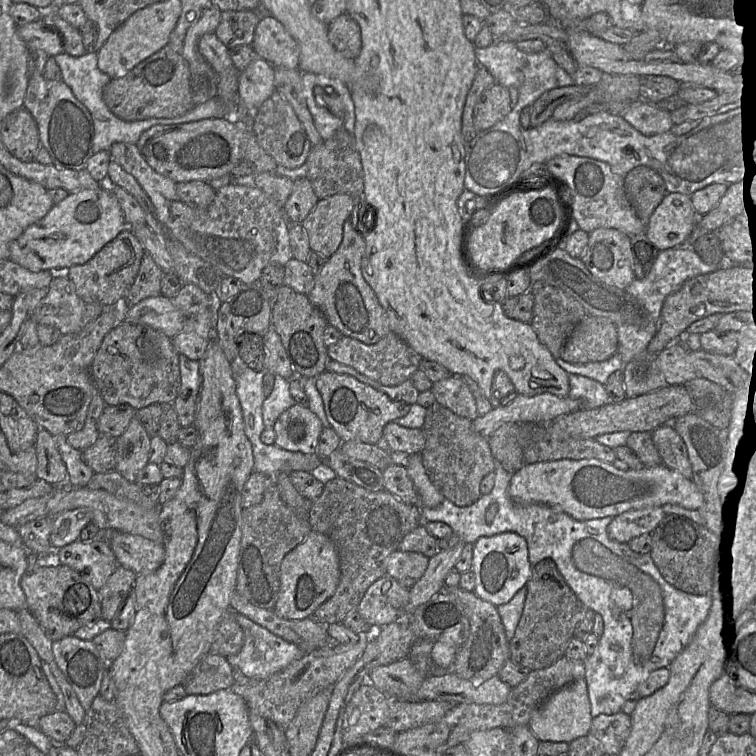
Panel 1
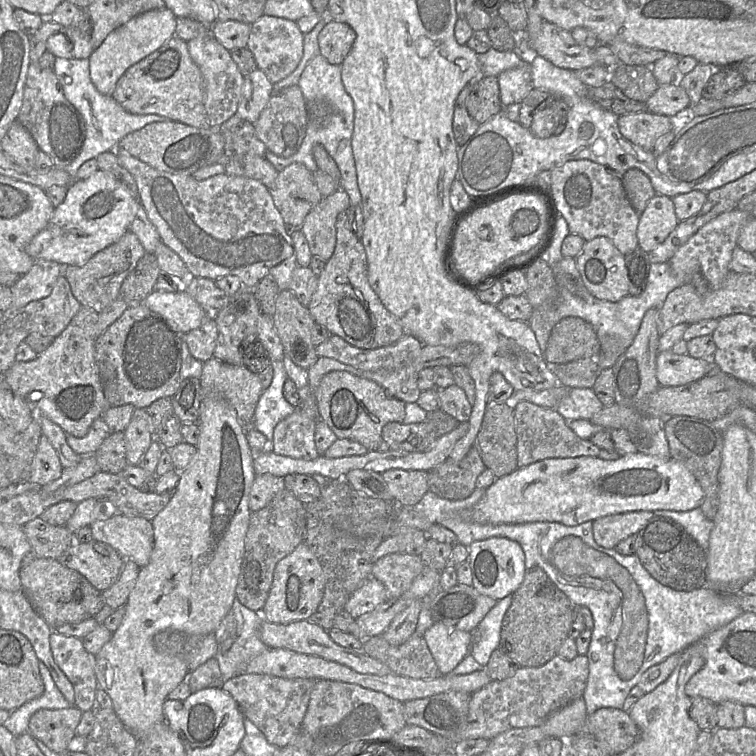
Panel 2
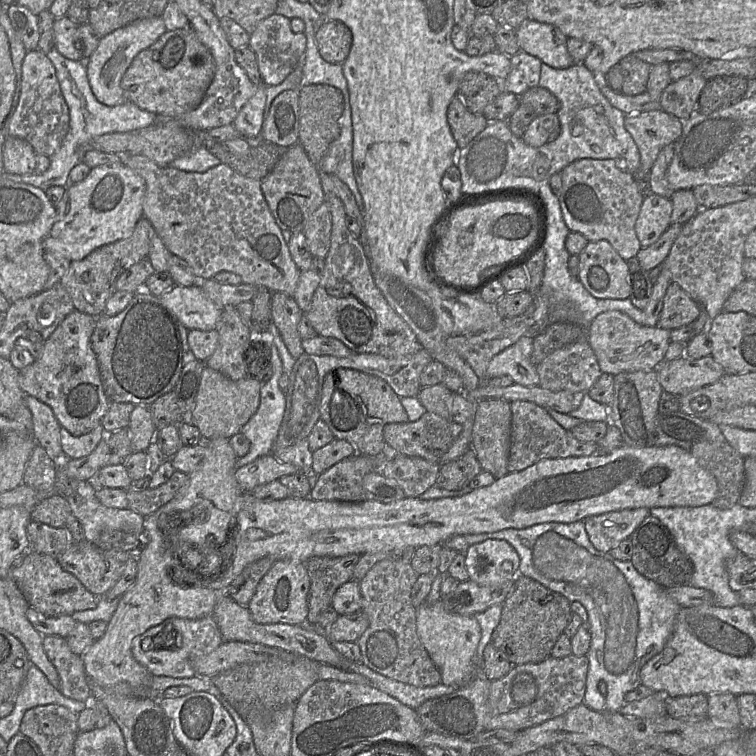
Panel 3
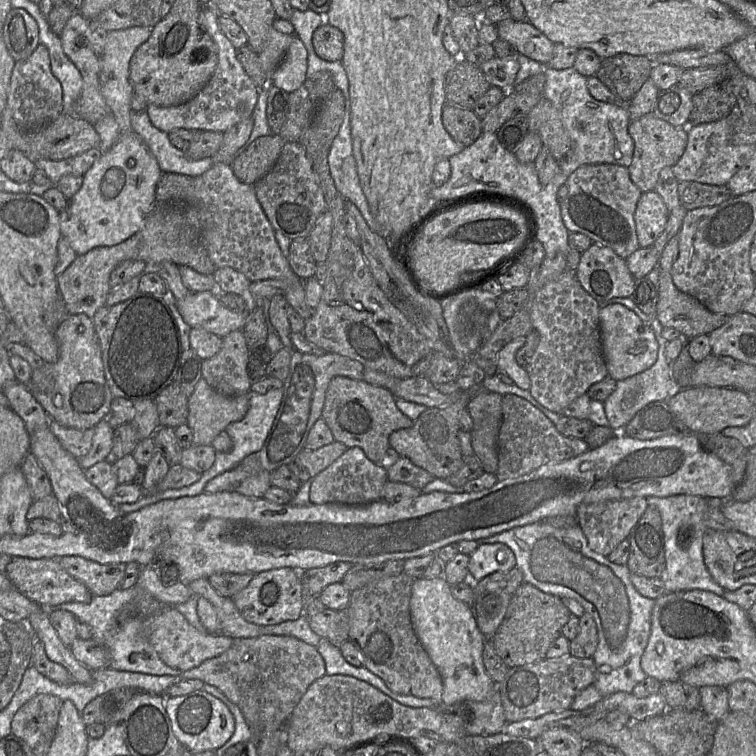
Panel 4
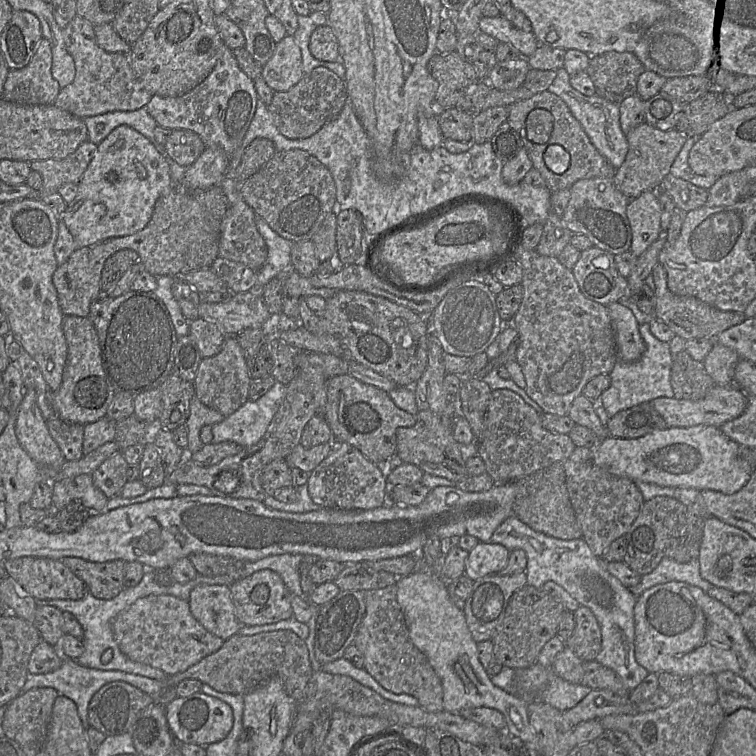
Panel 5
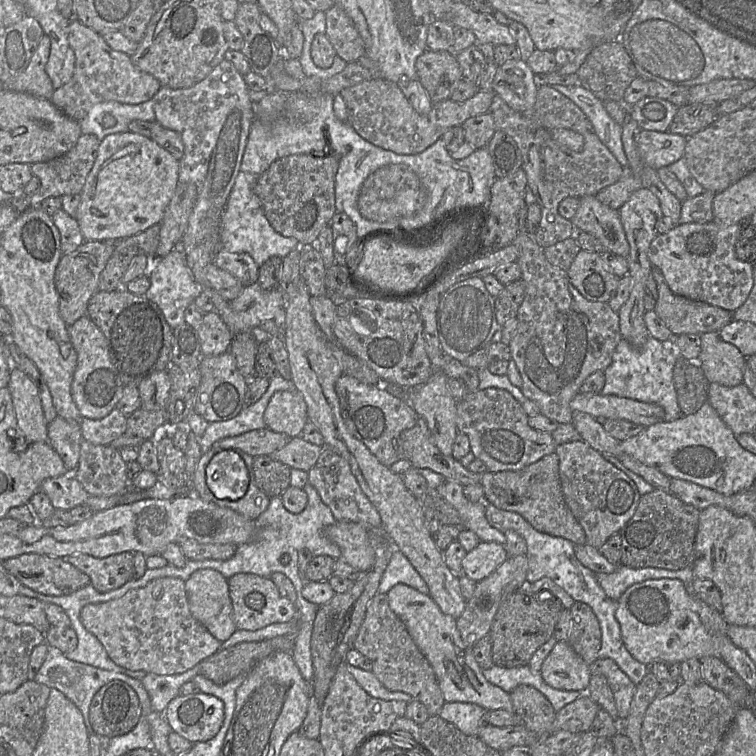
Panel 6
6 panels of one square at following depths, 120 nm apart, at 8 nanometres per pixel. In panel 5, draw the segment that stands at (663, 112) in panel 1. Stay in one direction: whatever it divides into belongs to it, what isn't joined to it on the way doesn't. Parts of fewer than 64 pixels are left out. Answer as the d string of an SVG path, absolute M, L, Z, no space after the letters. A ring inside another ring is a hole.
M645 122L632 129L626 137L628 141L627 155L612 178L617 189L628 199L634 199L644 191L661 189L661 182L670 173L671 165L687 137L675 129L662 131Z

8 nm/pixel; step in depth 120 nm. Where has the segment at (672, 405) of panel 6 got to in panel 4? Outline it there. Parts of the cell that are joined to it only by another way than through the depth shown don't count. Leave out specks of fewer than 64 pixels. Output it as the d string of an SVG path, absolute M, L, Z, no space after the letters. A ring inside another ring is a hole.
M656 316L649 323L658 341L658 356L656 362L647 370L619 380L616 383L614 392L604 401L604 408L609 426L615 431L621 431L634 415L644 406L655 401L663 401L668 397L673 397L681 388L672 377L672 362L666 357L666 346L669 343L662 336L663 326Z

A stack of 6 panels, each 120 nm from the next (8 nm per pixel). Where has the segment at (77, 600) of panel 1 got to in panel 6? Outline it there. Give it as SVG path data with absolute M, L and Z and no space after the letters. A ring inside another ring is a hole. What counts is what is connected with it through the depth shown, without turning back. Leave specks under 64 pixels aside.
M23 554L3 562L23 586L49 596L66 596L90 584L90 578L64 558Z

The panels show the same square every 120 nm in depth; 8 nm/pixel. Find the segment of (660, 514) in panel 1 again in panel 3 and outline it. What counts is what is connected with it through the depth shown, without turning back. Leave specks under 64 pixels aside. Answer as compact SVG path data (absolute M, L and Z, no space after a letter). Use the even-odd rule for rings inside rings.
M639 507L593 515L583 521L594 547L599 551L609 552L631 537L649 515L650 508Z

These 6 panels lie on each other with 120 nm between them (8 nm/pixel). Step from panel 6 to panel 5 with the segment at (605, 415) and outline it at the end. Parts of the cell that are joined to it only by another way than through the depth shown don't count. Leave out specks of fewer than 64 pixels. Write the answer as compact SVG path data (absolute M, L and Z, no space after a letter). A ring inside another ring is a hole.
M713 385L706 395L698 400L657 398L650 401L668 427L693 427L711 425L720 427L727 421L739 417L747 406L747 395L735 386Z

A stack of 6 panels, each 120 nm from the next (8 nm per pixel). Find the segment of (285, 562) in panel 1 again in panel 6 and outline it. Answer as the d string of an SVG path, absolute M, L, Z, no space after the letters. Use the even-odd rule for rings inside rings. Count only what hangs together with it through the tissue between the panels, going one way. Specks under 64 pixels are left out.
M239 573L227 579L232 604L232 619L237 630L256 631L270 624L296 619L297 607L283 597L270 578L250 573Z

